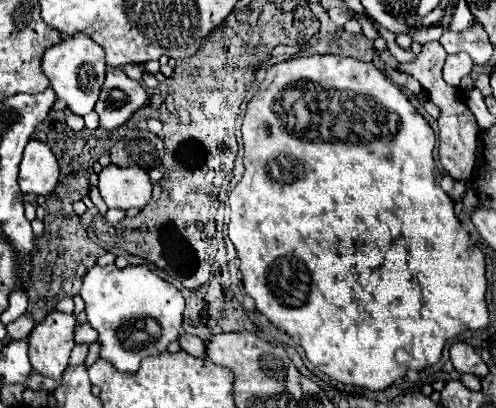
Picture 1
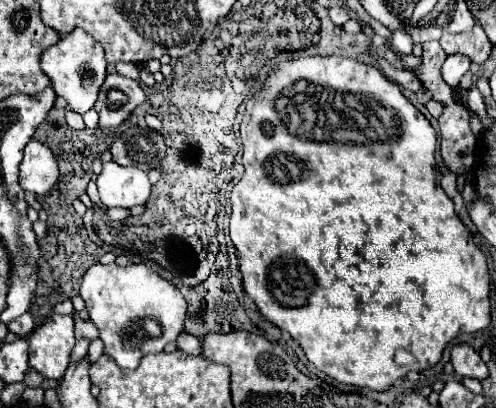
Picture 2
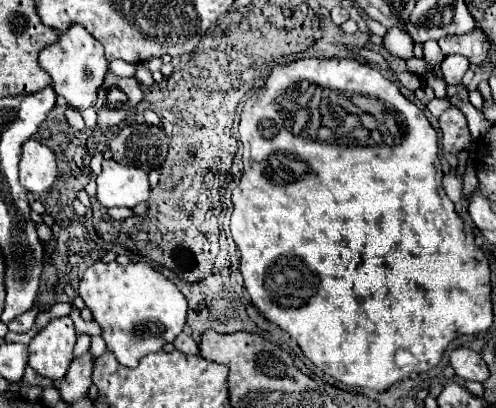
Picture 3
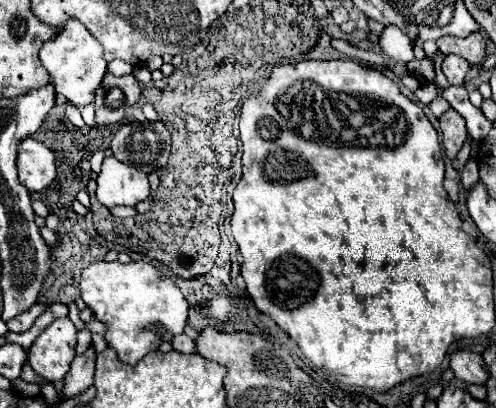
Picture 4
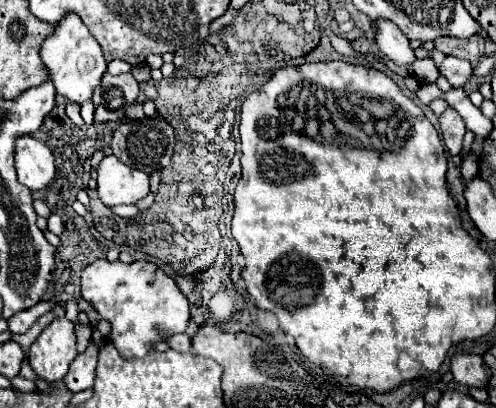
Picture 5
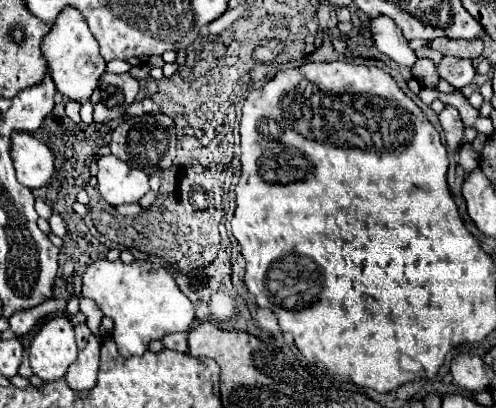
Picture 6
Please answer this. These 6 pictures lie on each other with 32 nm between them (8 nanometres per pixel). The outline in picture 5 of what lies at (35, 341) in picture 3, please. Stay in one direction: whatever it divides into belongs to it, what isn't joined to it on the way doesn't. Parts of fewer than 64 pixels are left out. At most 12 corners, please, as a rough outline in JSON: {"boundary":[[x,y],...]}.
{"boundary":[[52,320],[28,350],[38,378],[58,382],[76,358],[74,324]]}

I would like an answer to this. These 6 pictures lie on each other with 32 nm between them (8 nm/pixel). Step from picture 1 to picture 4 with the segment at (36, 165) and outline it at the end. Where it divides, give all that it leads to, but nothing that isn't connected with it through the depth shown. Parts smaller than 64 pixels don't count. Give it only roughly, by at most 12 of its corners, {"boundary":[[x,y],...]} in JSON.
{"boundary":[[32,138],[18,152],[20,184],[46,190],[56,178],[52,150]]}

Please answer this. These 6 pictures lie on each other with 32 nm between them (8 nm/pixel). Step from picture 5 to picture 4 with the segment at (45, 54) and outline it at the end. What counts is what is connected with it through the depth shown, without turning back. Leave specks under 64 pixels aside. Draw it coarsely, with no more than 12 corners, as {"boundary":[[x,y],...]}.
{"boundary":[[74,18],[42,46],[56,94],[84,108],[104,78],[102,44]]}

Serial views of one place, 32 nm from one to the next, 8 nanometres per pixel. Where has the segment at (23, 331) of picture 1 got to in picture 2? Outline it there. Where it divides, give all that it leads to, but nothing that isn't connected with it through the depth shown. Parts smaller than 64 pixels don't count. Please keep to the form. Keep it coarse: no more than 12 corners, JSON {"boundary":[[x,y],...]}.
{"boundary":[[30,312],[8,324],[8,332],[28,336],[34,330]]}

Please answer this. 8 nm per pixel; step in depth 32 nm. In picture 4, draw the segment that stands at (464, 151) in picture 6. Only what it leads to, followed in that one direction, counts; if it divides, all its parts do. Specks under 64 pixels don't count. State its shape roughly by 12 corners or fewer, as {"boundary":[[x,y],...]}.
{"boundary":[[466,162],[460,180],[466,192],[478,182],[478,166]]}

